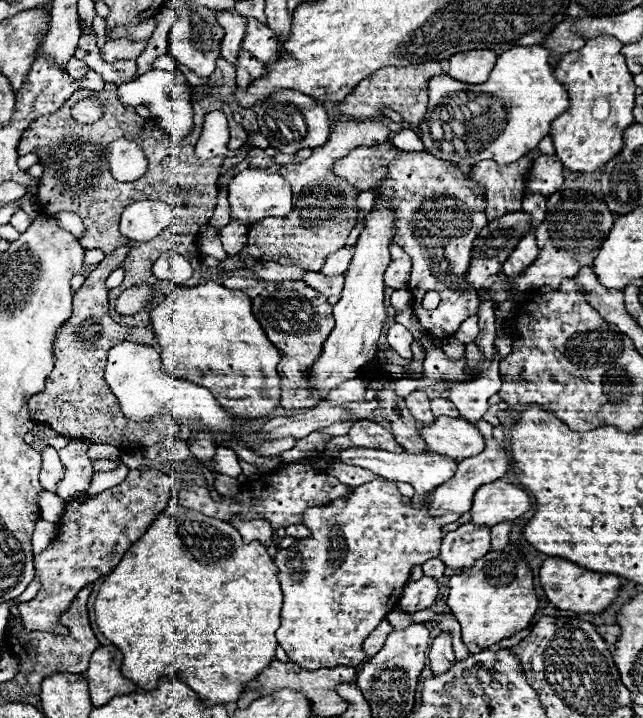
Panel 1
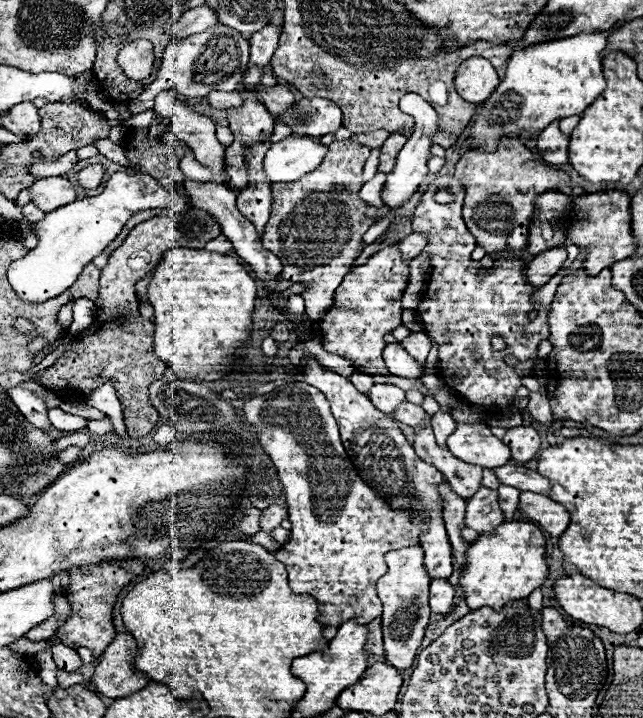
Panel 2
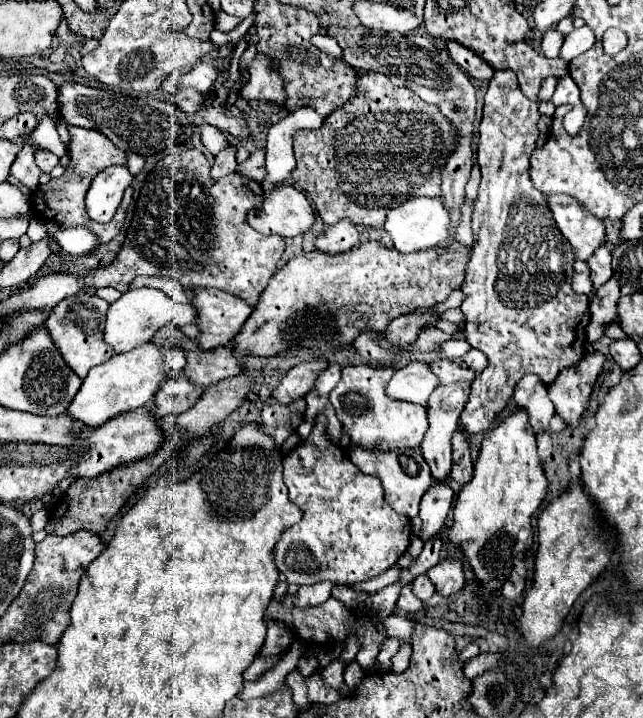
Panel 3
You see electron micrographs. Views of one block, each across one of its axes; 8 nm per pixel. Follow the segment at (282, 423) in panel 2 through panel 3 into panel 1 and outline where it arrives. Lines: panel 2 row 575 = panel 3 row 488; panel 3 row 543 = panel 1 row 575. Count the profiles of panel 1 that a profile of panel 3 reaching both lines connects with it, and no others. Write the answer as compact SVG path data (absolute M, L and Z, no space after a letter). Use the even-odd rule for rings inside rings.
M372 480L352 488L348 496L332 500L332 504L304 510L302 520L310 530L310 536L296 540L290 548L278 550L274 556L284 592L282 626L276 630L276 638L294 664L300 664L308 670L318 670L334 666L354 668L366 660L366 654L362 652L364 638L396 606L412 566L420 566L422 562L438 556L442 542L440 526L460 518L456 512L430 516L430 494L432 492L426 492L422 496L420 508L414 508L412 502L402 502L396 482Z

